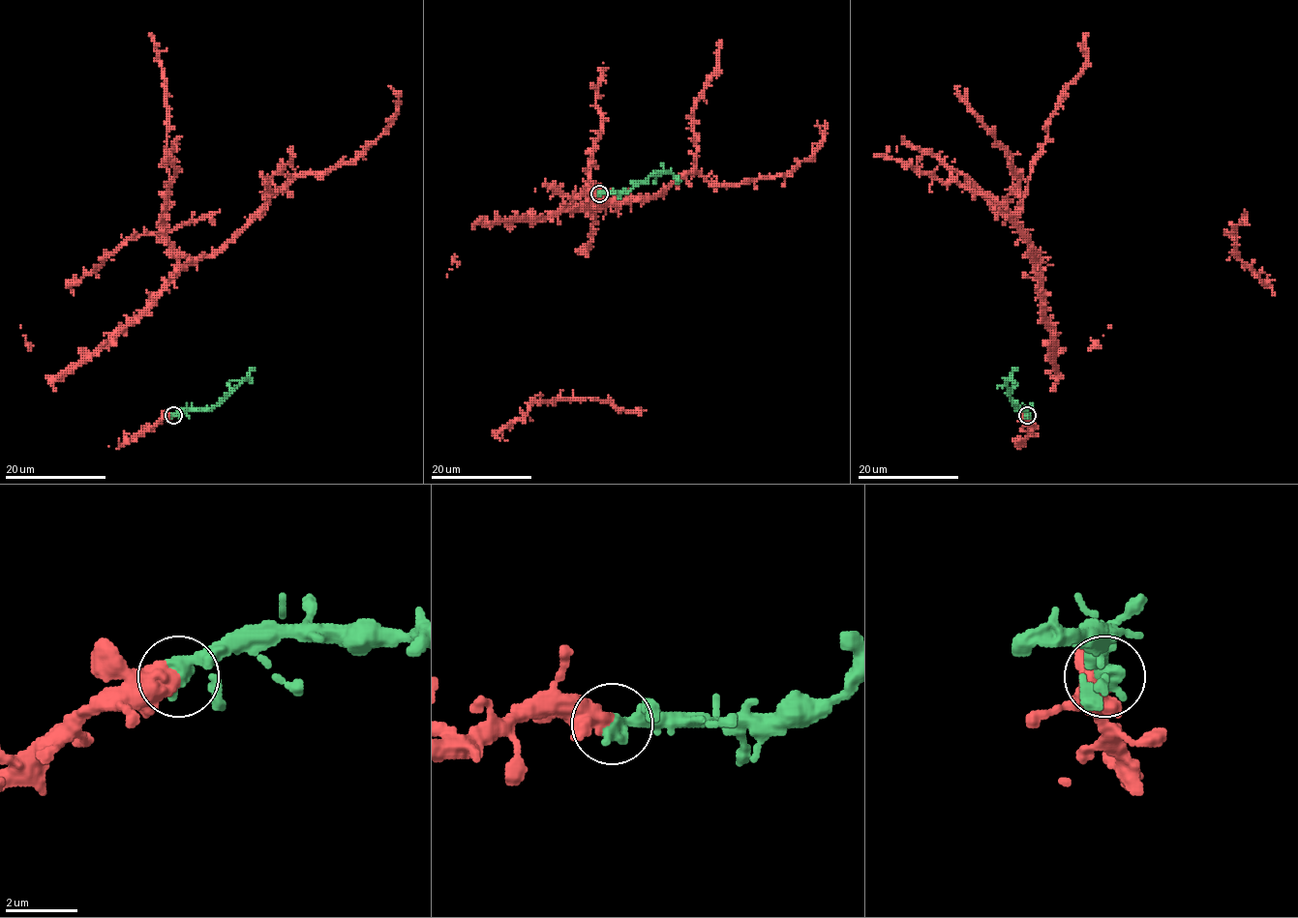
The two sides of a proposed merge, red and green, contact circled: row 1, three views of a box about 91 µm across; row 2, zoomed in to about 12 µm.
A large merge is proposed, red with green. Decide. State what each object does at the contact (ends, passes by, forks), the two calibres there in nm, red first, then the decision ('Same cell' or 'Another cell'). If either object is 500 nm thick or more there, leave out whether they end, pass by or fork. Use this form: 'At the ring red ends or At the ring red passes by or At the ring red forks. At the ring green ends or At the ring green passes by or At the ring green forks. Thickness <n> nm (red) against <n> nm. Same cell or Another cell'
At the ring red passes by. At the ring green passes by. Thickness 400 nm (red) against 380 nm. Same cell

